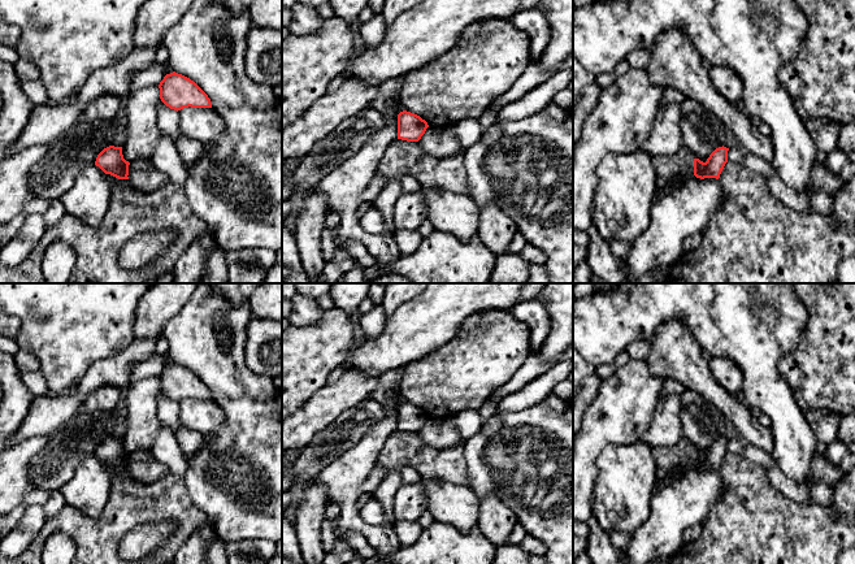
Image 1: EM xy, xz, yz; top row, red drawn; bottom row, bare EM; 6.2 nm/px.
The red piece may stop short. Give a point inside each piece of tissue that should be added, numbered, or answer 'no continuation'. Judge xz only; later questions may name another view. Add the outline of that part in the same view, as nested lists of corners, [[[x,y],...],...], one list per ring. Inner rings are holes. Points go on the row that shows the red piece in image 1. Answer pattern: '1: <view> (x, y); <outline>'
no continuation

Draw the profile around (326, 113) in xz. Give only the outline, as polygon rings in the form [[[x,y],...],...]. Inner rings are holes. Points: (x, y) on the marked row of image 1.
[[[347,78],[337,91],[326,92],[282,131],[282,165],[291,169],[343,121],[361,110],[372,109],[377,94],[378,87],[353,78]]]

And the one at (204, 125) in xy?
[[[183,108],[179,113],[181,134],[209,144],[225,133],[222,118],[212,108]]]

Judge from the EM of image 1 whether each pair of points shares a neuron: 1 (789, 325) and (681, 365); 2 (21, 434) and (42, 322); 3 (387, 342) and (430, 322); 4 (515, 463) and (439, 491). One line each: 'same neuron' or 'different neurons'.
1: different neurons
2: different neurons
3: same neuron
4: different neurons

